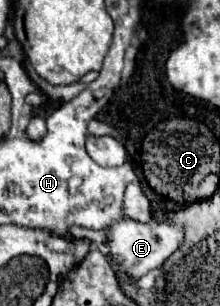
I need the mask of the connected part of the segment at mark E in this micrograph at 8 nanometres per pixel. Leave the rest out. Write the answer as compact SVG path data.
M126 218L126 220L114 224L108 230L84 232L82 228L72 228L72 232L82 234L84 238L96 240L96 248L100 252L104 252L104 248L100 248L100 244L106 244L104 238L108 238L108 254L112 254L114 260L120 260L120 264L124 264L124 270L128 274L132 274L134 278L140 278L146 272L150 272L152 268L162 266L180 248L180 244L184 242L184 228L178 226L178 224L174 224L174 222L170 222L170 220L144 224L144 222L134 222L134 220Z

